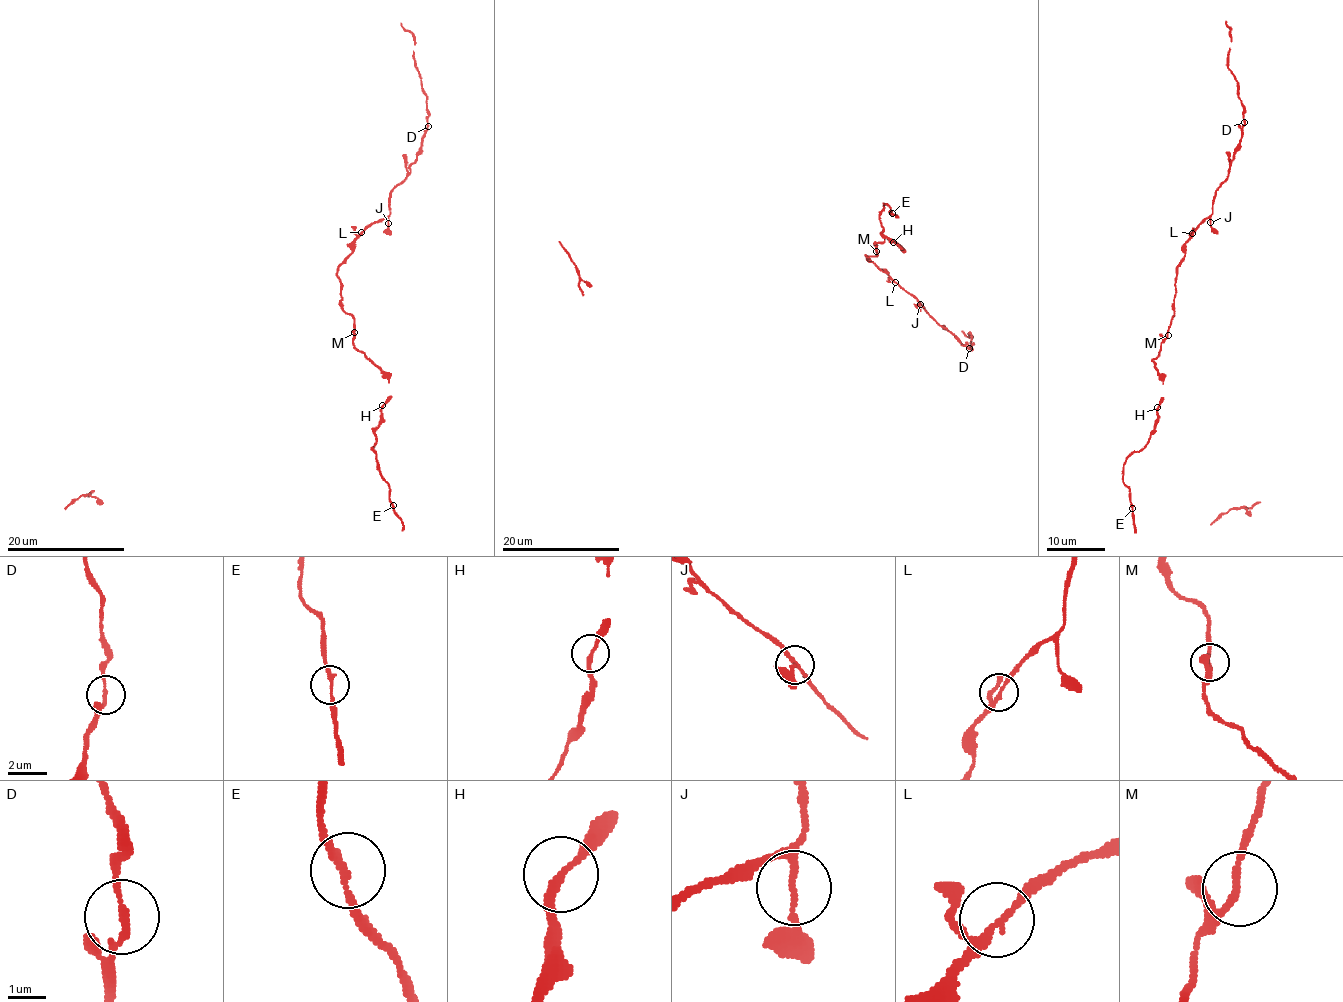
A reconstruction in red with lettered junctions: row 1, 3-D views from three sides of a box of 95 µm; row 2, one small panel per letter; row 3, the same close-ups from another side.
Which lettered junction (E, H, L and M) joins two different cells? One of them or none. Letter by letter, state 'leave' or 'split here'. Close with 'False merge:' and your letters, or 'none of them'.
E: leave
H: leave
L: leave
M: leave
False merge: none of them

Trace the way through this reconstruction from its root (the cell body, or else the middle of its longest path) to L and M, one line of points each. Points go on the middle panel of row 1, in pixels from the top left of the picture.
L: (889, 239), (887, 237), (874, 243), (877, 255), (871, 255), (866, 260), (895, 281)
M: (889, 239), (887, 237), (874, 243), (876, 251)

